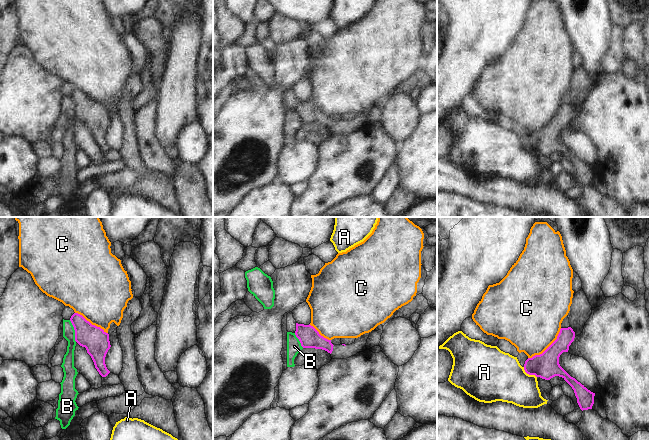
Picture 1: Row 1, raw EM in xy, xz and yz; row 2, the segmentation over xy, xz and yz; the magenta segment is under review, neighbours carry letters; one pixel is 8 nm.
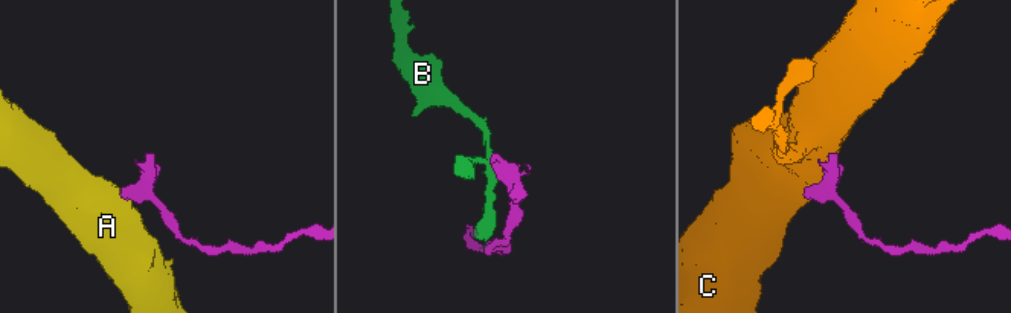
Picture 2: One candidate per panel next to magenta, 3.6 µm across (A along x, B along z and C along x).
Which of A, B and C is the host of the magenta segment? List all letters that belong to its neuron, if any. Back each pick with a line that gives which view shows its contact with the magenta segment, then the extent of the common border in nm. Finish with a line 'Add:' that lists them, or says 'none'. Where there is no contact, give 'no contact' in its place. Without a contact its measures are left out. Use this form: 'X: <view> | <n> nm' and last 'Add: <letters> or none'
Add: none

